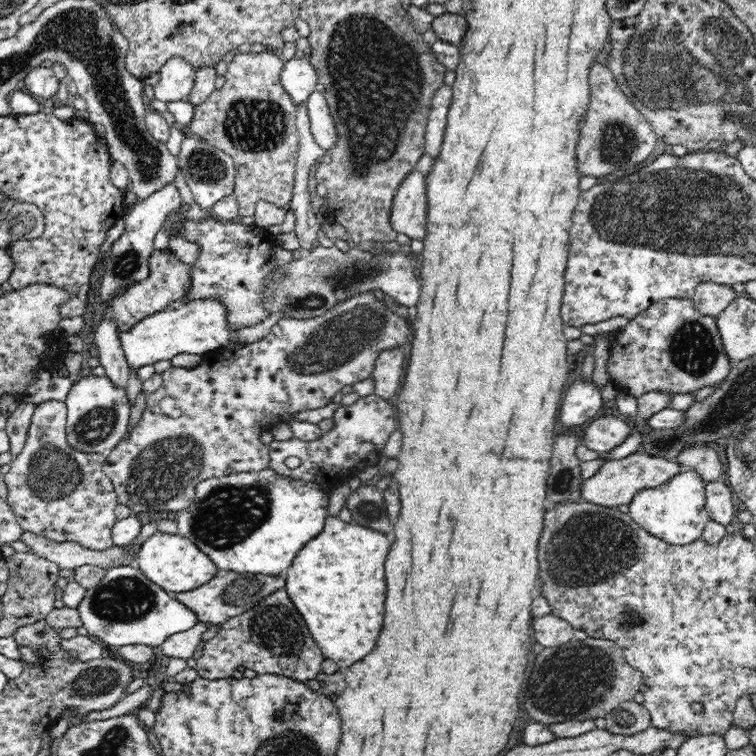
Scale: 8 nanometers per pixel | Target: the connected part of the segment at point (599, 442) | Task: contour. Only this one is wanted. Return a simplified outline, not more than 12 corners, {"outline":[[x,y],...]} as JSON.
{"outline":[[600,413],[581,442],[610,452],[633,433],[621,418]]}

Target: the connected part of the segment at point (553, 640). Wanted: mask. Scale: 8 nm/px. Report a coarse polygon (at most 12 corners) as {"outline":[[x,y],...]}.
{"outline":[[550,613],[531,622],[536,643],[557,648],[575,628]]}

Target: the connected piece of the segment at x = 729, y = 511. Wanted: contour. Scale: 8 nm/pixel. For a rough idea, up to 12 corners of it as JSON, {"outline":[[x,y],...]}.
{"outline":[[724,481],[705,486],[709,521],[728,526],[736,513]]}

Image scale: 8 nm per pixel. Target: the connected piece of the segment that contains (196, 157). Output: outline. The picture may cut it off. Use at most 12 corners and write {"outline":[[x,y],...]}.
{"outline":[[184,135],[177,164],[201,208],[233,194],[223,150]]}

